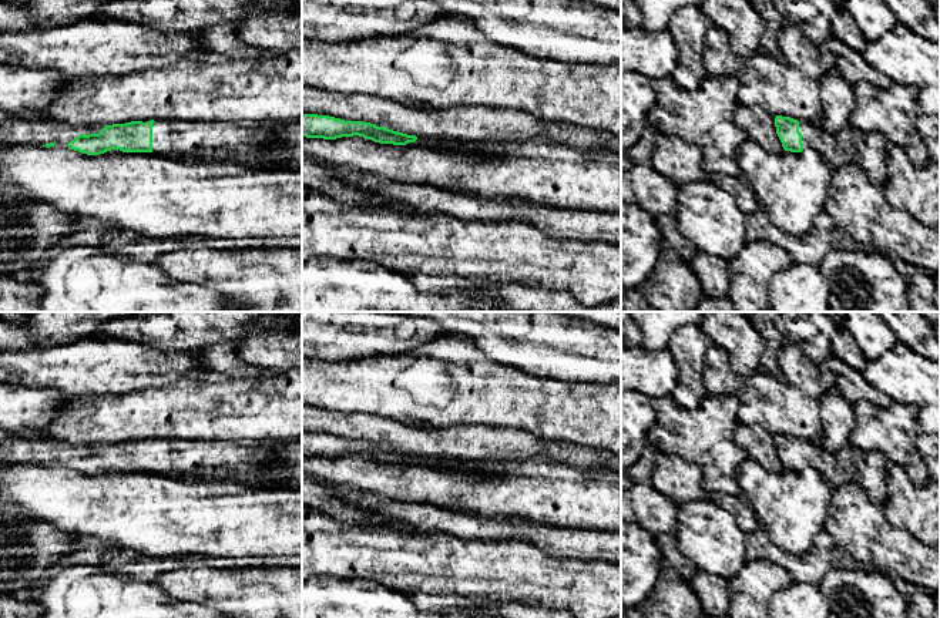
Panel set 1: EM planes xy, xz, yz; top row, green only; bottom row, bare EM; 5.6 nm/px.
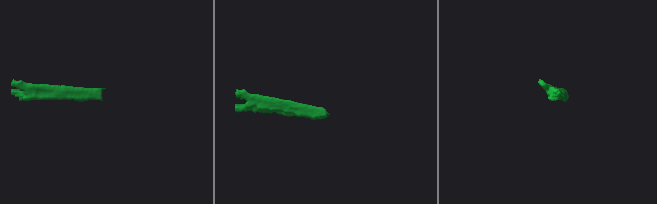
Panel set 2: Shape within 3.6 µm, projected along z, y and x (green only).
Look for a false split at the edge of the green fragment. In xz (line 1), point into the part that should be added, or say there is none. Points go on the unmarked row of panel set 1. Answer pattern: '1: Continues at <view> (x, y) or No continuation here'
1: No continuation here

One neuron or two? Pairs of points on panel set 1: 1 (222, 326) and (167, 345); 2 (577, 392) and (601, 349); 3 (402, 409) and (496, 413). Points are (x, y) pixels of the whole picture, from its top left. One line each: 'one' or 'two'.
1: one
2: two
3: one

